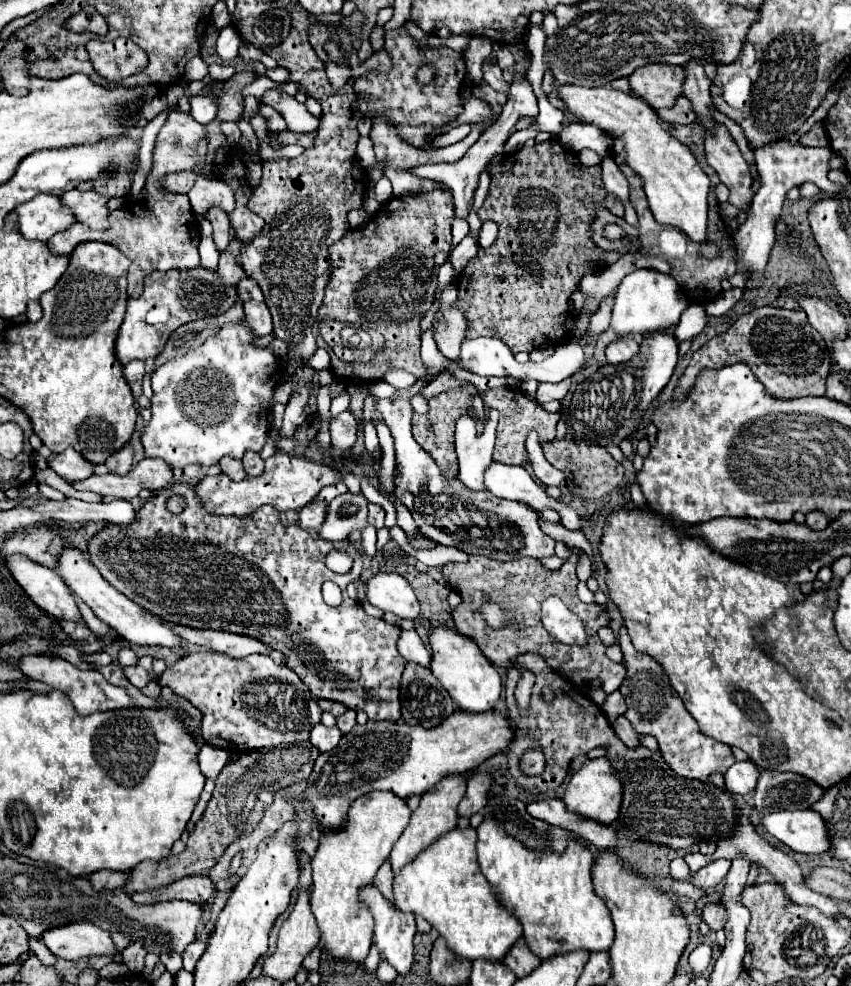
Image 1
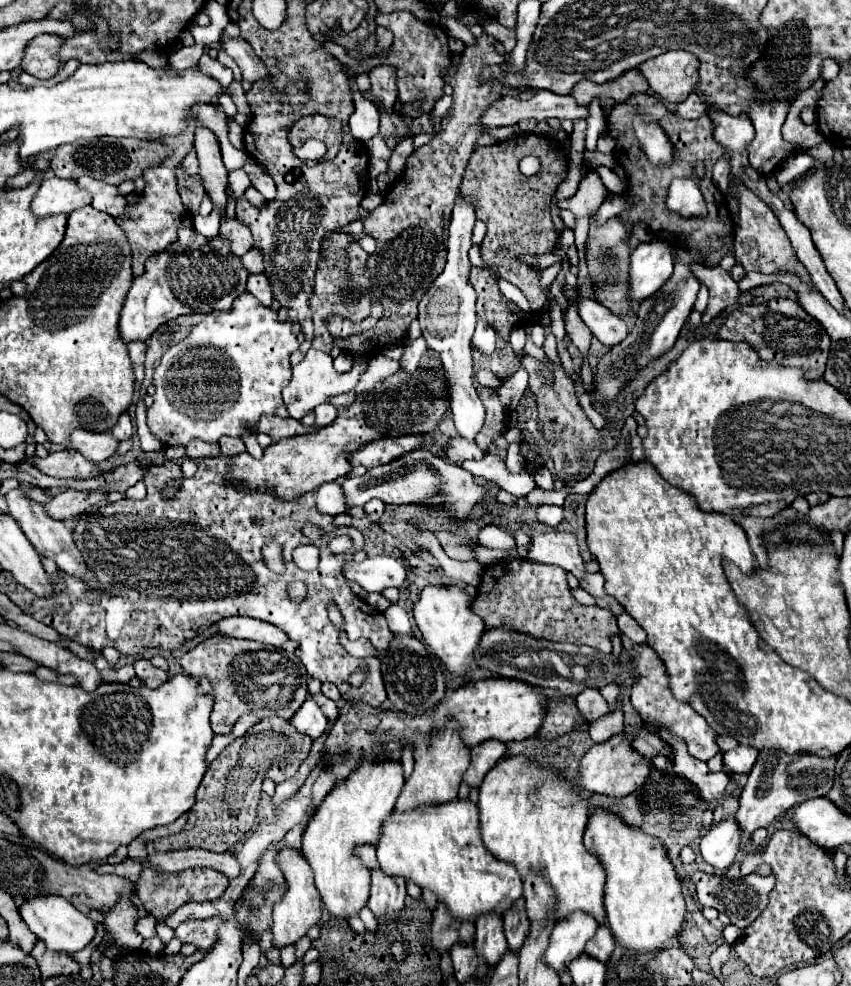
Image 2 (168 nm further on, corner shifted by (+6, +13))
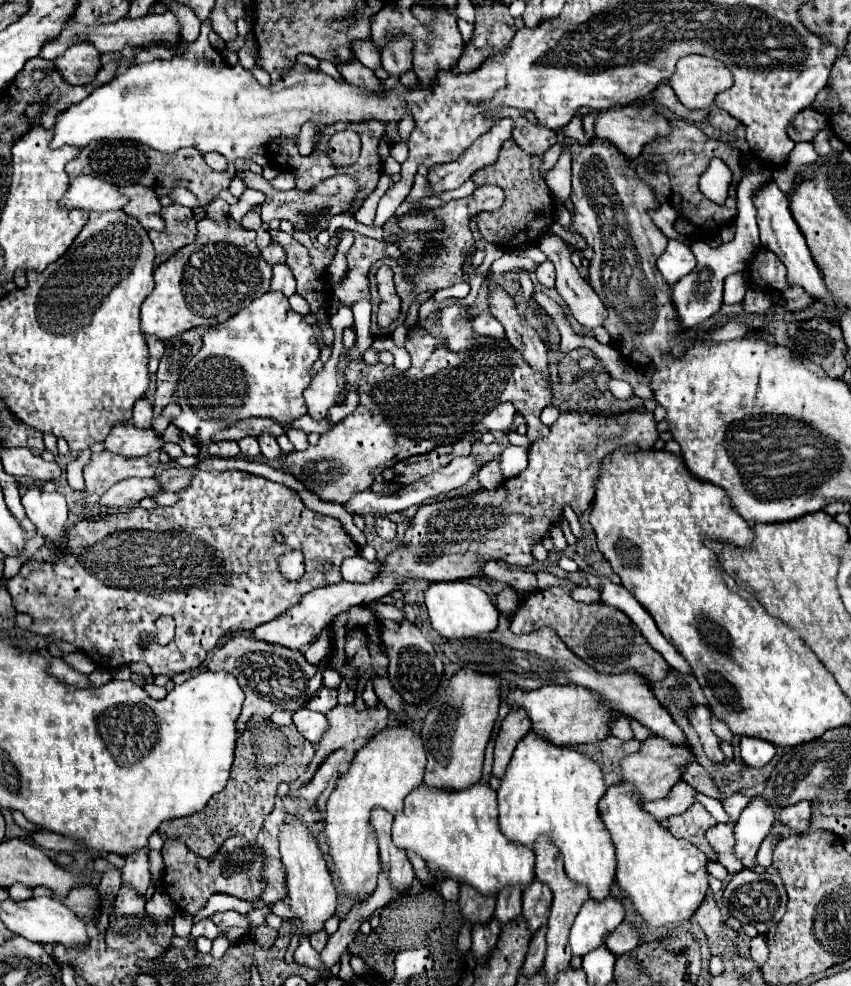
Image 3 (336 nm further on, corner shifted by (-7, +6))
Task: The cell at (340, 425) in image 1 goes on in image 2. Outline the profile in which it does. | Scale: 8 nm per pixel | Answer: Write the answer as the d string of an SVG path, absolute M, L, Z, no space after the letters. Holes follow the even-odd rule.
M332 403L318 405L314 409L314 417L316 417L316 425L318 427L326 427L326 425L330 425L336 419L336 407Z

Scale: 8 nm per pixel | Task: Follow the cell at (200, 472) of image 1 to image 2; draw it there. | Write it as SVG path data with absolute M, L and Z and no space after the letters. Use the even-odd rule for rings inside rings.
M192 439L186 445L186 455L190 459L204 459L204 457L216 457L220 453L220 445L218 443L204 443L200 439Z

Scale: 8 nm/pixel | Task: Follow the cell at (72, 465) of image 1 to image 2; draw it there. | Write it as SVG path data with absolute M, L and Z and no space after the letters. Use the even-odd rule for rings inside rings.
M76 429L76 433L72 433L72 445L68 445L68 447L78 449L78 451L88 459L88 461L98 463L98 461L104 461L104 459L112 457L112 455L116 453L118 445L120 445L120 441L118 441L118 439L114 439L114 435L112 435L110 431L94 433L94 431L86 431L86 429Z

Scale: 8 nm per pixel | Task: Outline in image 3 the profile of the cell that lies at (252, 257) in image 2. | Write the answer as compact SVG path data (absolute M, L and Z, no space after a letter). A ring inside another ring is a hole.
M271 242L267 248L265 248L265 252L261 252L261 256L263 256L263 260L265 262L269 262L269 264L285 264L285 250L279 246L279 244L275 244L275 242Z

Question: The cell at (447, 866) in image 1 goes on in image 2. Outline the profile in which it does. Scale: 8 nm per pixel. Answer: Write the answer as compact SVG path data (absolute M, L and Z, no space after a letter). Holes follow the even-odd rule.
M454 799L444 805L422 805L420 809L414 809L410 813L396 813L392 811L380 829L378 839L378 863L384 869L384 873L392 877L404 877L414 879L422 889L428 887L436 893L438 901L446 903L450 913L458 919L476 919L480 913L504 913L510 909L510 905L522 897L522 879L508 861L496 859L492 853L488 853L482 835L480 835L480 815L478 805L470 799Z

